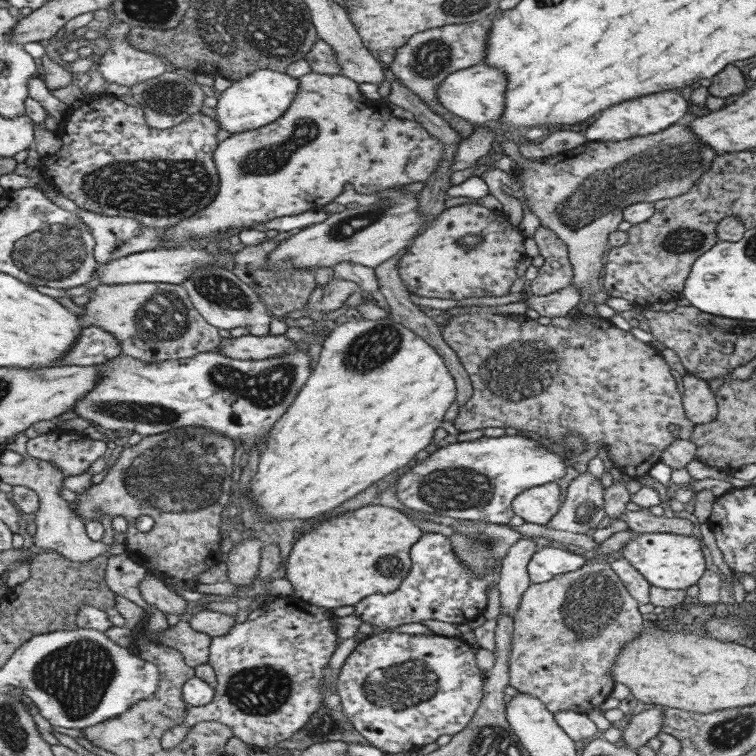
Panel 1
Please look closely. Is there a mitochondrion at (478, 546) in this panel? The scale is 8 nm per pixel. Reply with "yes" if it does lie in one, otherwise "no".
yes

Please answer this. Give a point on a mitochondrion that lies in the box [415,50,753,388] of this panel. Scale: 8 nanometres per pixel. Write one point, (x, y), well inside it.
(662, 167)

